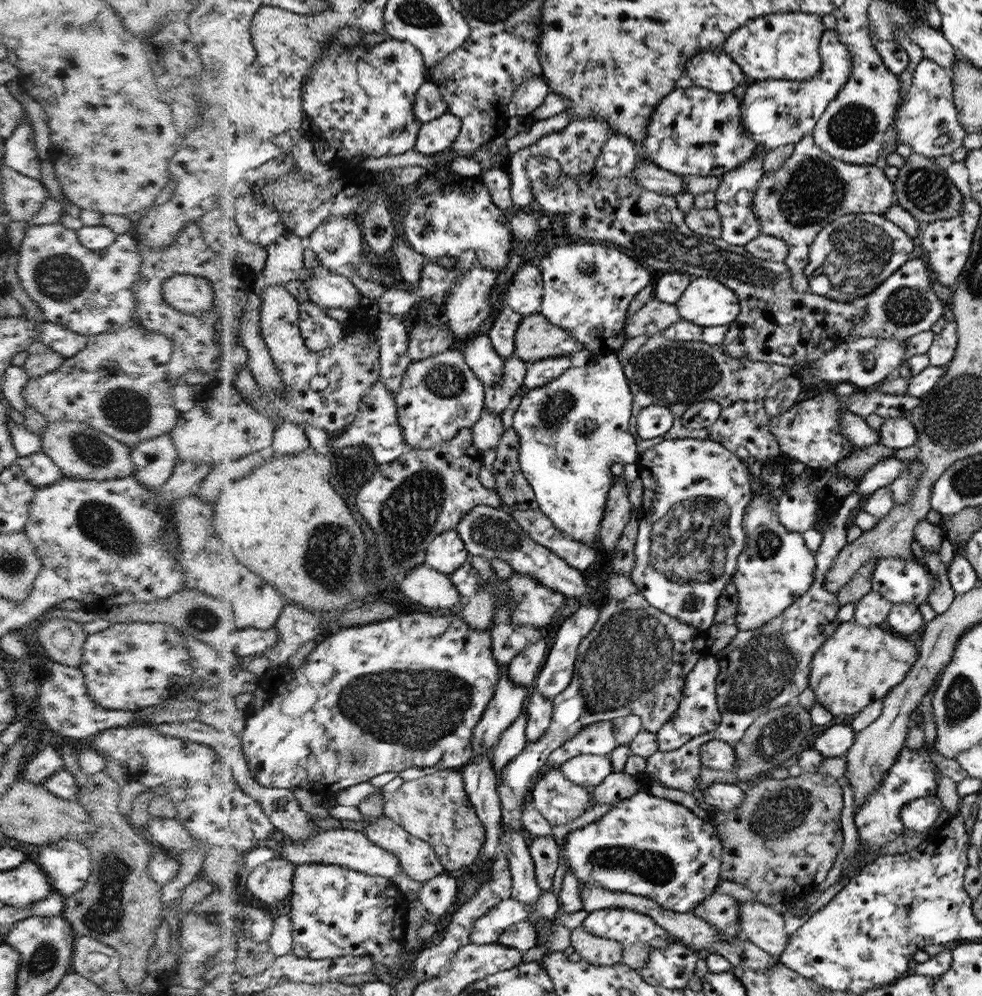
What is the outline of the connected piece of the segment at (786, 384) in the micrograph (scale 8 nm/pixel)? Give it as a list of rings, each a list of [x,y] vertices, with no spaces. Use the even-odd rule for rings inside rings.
[[[794,375],[778,380],[769,388],[765,396],[765,412],[768,416],[777,416],[789,408],[802,397],[804,384]]]

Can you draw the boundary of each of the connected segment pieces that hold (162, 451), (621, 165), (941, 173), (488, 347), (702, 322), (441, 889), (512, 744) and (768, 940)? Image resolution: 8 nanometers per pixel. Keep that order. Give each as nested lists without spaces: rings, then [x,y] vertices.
[[[171,433],[155,436],[131,449],[135,477],[142,485],[159,492],[163,484],[172,476],[177,463],[177,449]]]
[[[612,134],[602,148],[593,172],[604,178],[632,178],[639,150],[630,137]]]
[[[912,153],[906,165],[899,168],[896,182],[895,202],[920,224],[940,222],[962,216],[965,211],[966,192],[958,188],[958,182],[950,179],[950,172],[933,159]]]
[[[485,332],[462,340],[463,353],[473,372],[481,379],[486,389],[503,382],[505,359],[500,357],[490,343],[490,337]]]
[[[695,277],[677,302],[681,319],[703,328],[728,325],[741,312],[737,293],[719,280]]]
[[[444,872],[444,874],[427,881],[424,890],[420,892],[420,902],[429,912],[441,918],[455,908],[459,894],[458,880],[452,877],[450,872]]]
[[[522,712],[512,723],[512,726],[501,734],[501,740],[497,744],[497,750],[494,750],[491,754],[499,782],[502,769],[508,766],[512,759],[516,759],[525,750],[526,743],[529,742],[525,733],[527,726],[528,714]]]
[[[740,901],[741,926],[752,944],[778,958],[789,941],[784,917],[768,904]]]

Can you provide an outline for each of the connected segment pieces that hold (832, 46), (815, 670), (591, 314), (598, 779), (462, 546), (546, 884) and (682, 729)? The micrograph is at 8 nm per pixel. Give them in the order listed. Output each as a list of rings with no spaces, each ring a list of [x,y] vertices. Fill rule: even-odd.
[[[834,29],[825,30],[821,38],[820,51],[822,69],[814,79],[806,82],[769,79],[748,83],[740,105],[745,133],[766,150],[786,145],[795,146],[801,139],[812,134],[818,120],[821,120],[826,109],[837,99],[842,88],[848,83],[853,73],[853,53],[842,44]]]
[[[853,620],[843,622],[813,656],[808,688],[814,692],[816,702],[830,710],[833,716],[858,715],[874,701],[884,700],[894,687],[901,684],[912,670],[918,656],[920,651],[916,649],[914,643],[890,631],[886,626],[864,627]]]
[[[574,243],[554,247],[540,264],[543,297],[540,314],[572,333],[594,358],[617,354],[624,346],[624,322],[634,296],[650,284],[650,272],[636,259],[612,250],[609,244]]]
[[[595,754],[574,756],[560,769],[574,784],[588,788],[597,787],[614,773],[608,756]]]
[[[455,528],[436,538],[430,546],[426,564],[446,575],[453,576],[460,567],[468,563],[470,556],[466,541],[461,537],[460,531]]]
[[[554,836],[532,839],[530,852],[533,863],[536,865],[537,884],[543,892],[552,890],[559,855],[559,847],[554,840]]]
[[[714,654],[699,660],[687,674],[684,684],[684,698],[680,701],[678,710],[664,723],[657,732],[657,745],[660,752],[672,752],[693,738],[702,737],[712,732],[721,723],[721,712],[716,699],[716,678],[719,675],[719,664]]]

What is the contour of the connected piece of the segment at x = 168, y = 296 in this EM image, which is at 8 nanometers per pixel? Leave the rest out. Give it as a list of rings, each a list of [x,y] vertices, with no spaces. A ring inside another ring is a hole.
[[[178,274],[164,281],[161,295],[168,306],[200,316],[208,312],[213,305],[213,288],[203,276]]]

